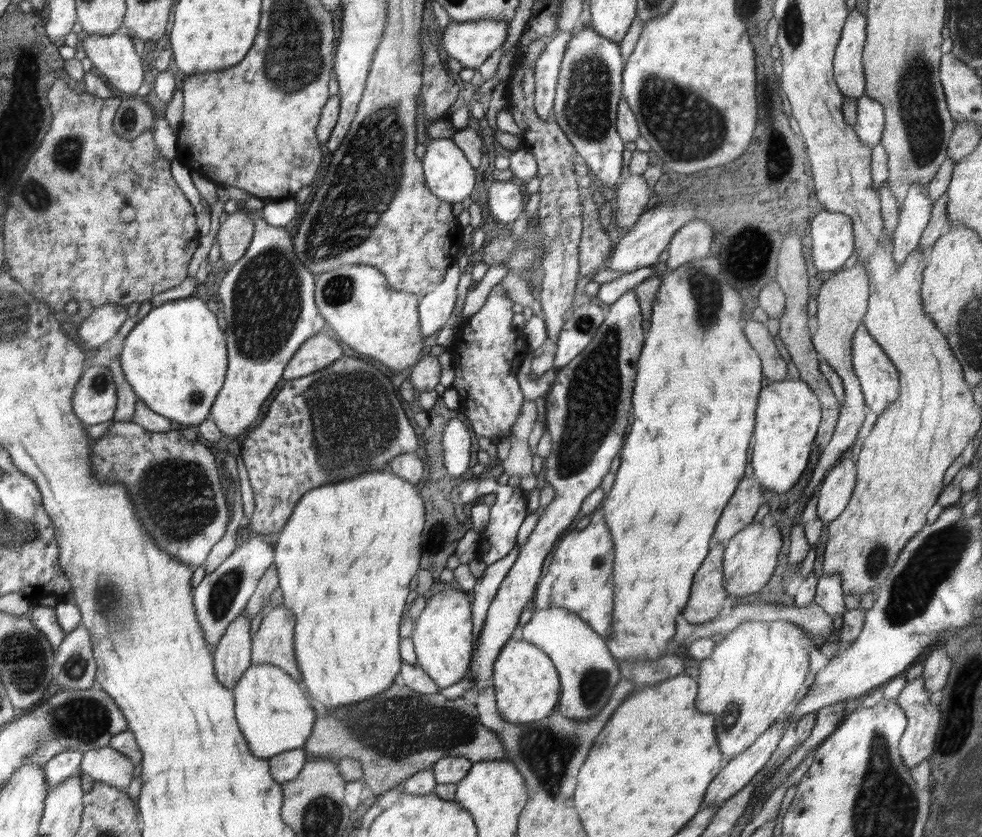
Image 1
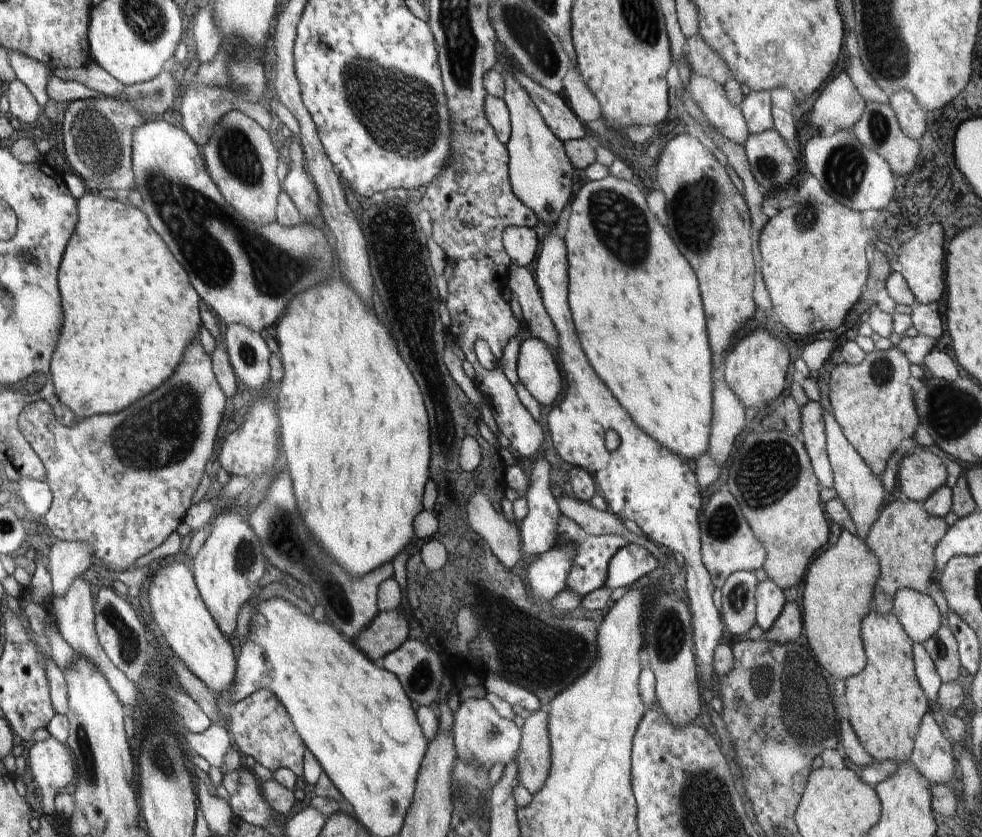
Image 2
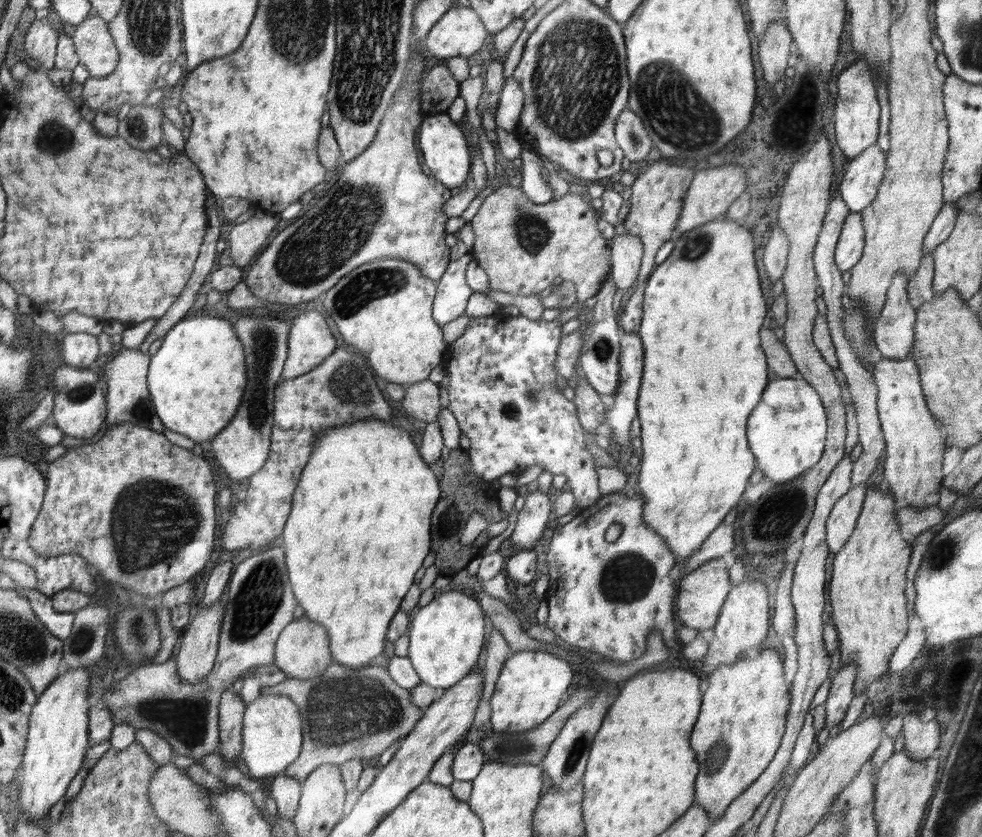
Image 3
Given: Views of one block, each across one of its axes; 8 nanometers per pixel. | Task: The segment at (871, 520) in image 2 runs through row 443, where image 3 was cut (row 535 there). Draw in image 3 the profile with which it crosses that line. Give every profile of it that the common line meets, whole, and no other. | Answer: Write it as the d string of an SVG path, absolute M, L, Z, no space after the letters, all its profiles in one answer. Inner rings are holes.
M865 484L851 486L841 498L835 500L831 506L831 512L827 516L825 524L825 544L829 552L839 552L839 548L845 544L845 540L851 536L851 530L855 526L855 520L859 516L863 498L865 498Z

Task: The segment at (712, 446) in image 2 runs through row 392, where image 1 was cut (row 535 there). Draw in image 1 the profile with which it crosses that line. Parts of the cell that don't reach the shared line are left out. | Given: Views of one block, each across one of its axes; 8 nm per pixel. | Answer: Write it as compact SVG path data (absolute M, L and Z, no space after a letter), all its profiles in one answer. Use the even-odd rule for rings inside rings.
M755 478L739 480L737 490L729 498L729 502L725 504L725 508L717 520L715 532L711 536L711 544L725 546L733 534L737 534L747 524L751 524L755 512L763 504L761 494L763 494L763 486L759 484L759 480L755 480Z

